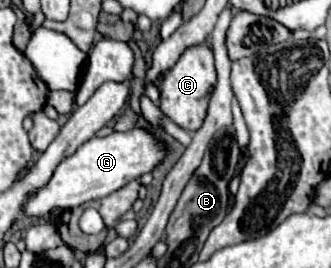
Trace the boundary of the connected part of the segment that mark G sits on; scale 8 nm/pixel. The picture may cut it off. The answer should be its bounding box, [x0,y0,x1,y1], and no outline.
[25,127,169,221]

